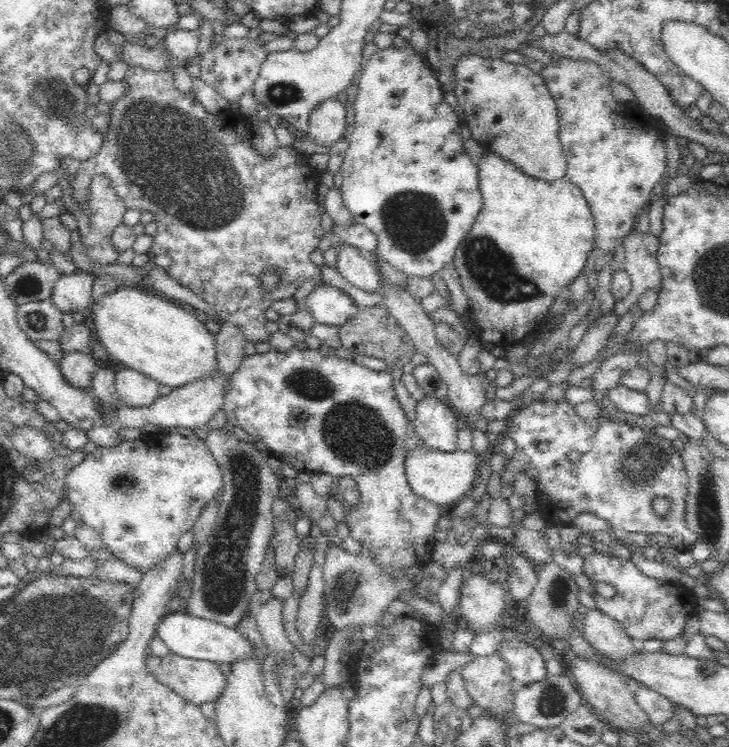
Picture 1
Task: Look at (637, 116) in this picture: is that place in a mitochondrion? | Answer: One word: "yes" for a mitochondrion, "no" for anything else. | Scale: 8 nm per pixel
no

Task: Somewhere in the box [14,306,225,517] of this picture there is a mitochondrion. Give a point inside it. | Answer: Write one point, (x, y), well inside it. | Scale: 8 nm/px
(35, 320)

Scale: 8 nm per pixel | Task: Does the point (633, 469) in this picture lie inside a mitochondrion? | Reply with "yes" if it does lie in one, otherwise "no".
yes

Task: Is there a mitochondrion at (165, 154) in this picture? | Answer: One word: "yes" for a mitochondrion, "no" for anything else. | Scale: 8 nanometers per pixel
yes

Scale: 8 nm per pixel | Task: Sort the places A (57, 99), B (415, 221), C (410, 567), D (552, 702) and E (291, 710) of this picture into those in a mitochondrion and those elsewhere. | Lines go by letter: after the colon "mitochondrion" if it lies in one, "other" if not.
A: mitochondrion
B: mitochondrion
C: other
D: mitochondrion
E: other

